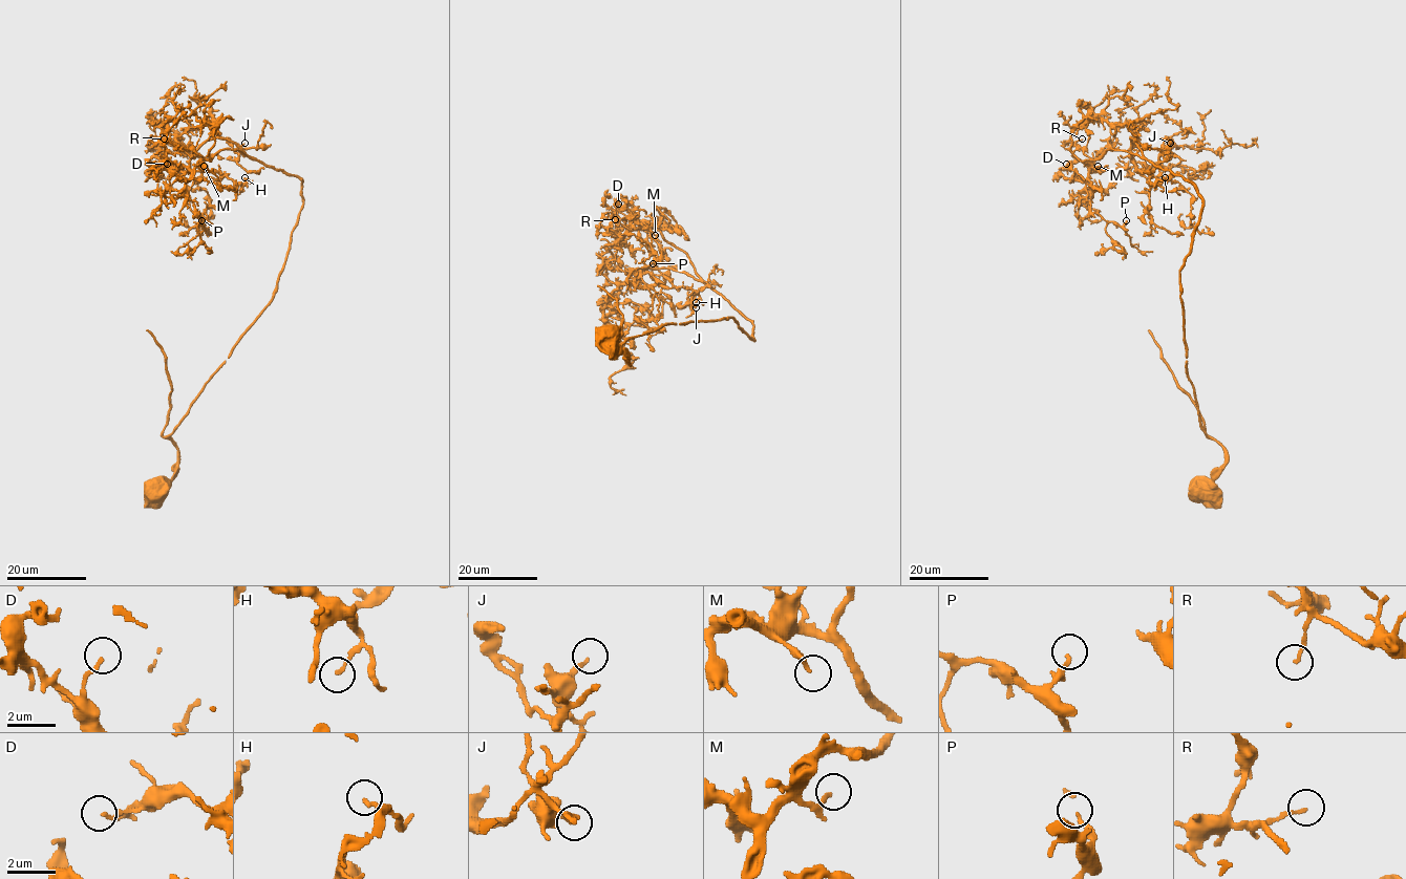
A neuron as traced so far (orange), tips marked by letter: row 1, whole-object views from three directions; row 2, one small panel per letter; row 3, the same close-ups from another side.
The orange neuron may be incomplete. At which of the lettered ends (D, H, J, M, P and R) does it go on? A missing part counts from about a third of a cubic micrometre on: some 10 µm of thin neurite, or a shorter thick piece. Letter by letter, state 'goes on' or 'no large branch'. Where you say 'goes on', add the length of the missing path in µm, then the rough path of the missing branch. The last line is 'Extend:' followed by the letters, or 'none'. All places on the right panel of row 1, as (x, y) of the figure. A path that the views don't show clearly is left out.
D: no large branch
H: no large branch
J: no large branch
M: goes on | 20 µm
P: no large branch
R: no large branch
Extend: M

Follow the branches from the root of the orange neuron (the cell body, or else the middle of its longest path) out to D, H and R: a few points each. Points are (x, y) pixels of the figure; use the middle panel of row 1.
D: (604, 335), (629, 362), (621, 346), (663, 324), (731, 317), (753, 340), (618, 204)
H: (604, 335), (629, 362), (621, 346), (663, 324), (731, 317), (753, 340), (706, 284), (641, 270), (696, 302)
R: (604, 335), (629, 362), (621, 346), (663, 324), (731, 317), (753, 340), (752, 324), (648, 221), (615, 219)

